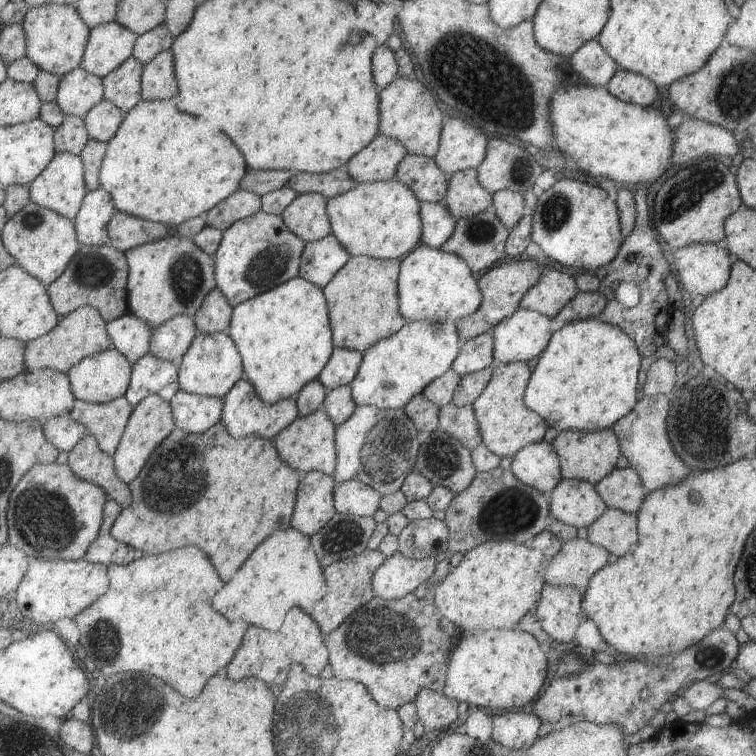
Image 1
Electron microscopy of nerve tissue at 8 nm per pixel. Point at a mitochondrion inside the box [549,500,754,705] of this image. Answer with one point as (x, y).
(706, 658)

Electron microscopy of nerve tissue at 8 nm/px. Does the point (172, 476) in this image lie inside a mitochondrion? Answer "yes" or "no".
yes

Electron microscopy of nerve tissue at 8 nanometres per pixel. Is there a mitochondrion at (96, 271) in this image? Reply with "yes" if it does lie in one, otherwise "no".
yes

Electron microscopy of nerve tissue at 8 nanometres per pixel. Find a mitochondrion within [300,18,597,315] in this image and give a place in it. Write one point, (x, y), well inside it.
(455, 48)

